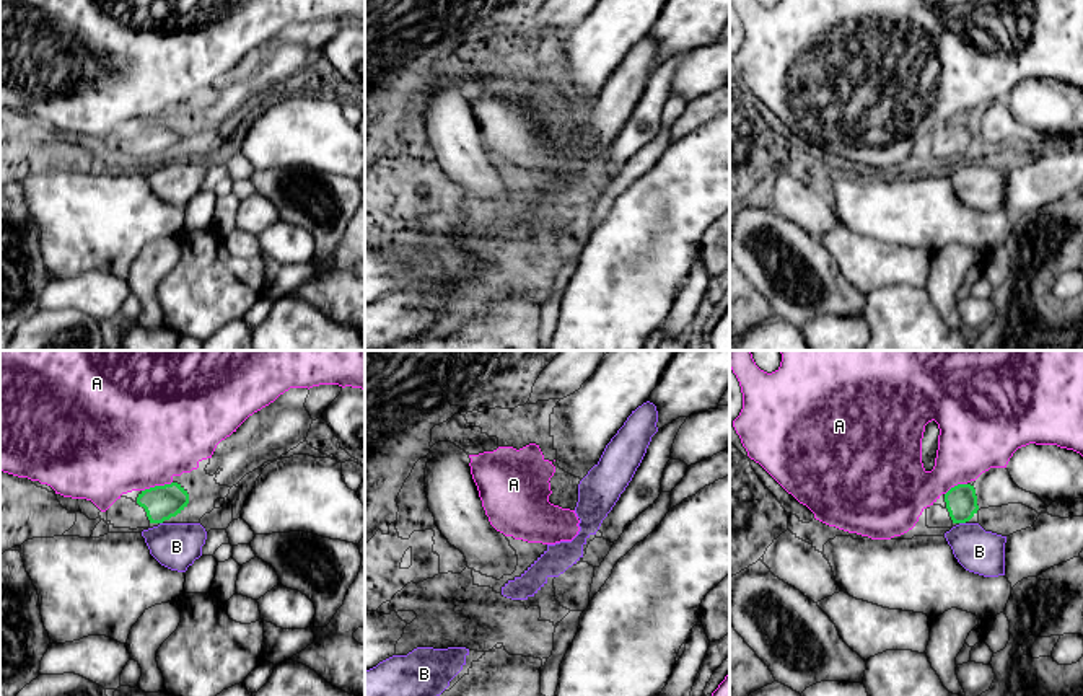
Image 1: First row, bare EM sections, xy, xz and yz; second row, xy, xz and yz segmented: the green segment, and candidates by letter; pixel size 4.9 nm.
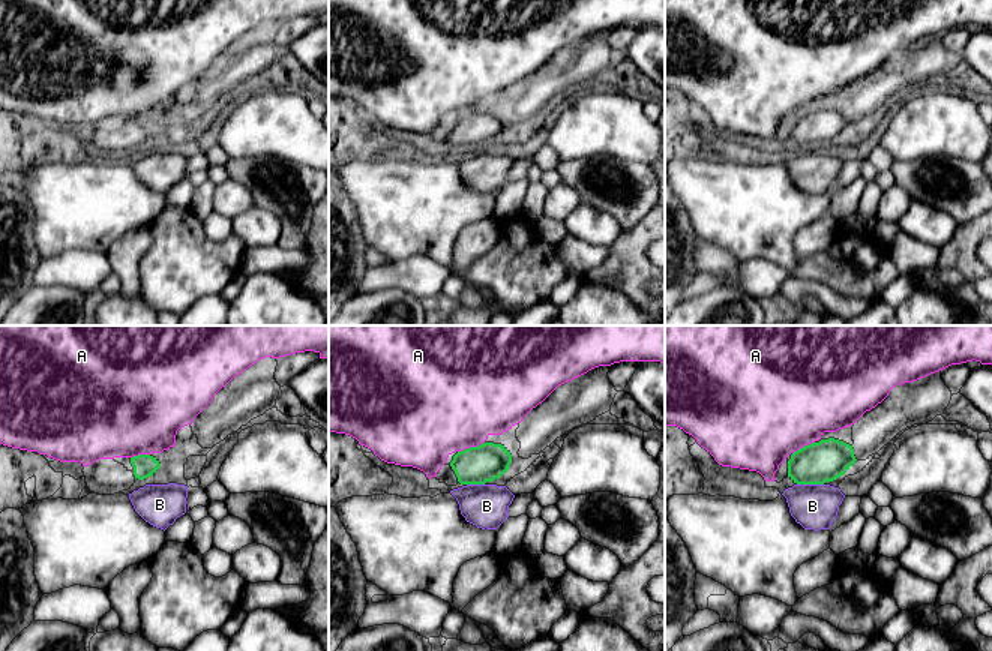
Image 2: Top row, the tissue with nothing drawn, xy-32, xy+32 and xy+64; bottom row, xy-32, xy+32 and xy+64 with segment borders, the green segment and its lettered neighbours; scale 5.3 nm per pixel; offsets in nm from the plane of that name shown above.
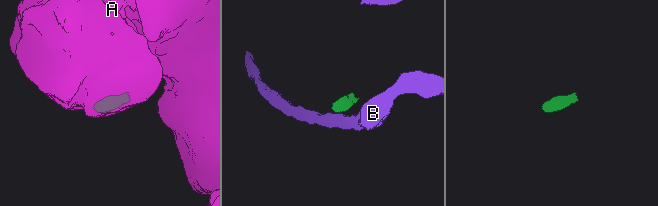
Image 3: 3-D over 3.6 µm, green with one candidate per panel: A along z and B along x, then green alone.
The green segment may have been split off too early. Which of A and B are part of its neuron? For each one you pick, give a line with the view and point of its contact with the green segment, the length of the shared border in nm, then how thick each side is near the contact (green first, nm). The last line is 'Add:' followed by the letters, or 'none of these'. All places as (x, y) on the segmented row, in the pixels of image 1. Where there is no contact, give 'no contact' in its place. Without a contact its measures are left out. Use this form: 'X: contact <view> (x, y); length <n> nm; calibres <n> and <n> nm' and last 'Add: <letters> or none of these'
B: contact yz (963, 522); length 30 nm; calibres 160 and 220 nm
Add: B

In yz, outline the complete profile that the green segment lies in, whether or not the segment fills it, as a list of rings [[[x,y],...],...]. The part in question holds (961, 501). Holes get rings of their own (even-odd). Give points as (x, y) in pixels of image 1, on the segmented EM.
[[[958,484],[945,494],[946,509],[954,526],[945,533],[958,562],[984,577],[1005,575],[1006,536],[985,531],[969,520],[977,513],[977,496],[971,484]]]

